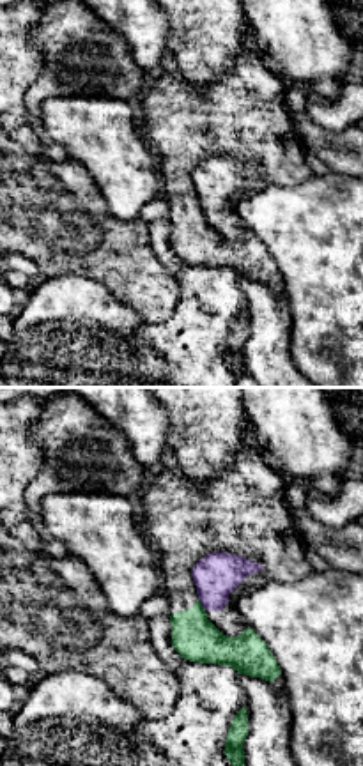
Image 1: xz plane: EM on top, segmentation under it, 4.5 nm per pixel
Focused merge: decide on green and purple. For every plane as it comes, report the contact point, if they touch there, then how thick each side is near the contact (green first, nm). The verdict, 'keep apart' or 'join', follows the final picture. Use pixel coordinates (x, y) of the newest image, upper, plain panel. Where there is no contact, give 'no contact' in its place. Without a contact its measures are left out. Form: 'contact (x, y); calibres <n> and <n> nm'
contact (200, 207); calibres 200 and 200 nm

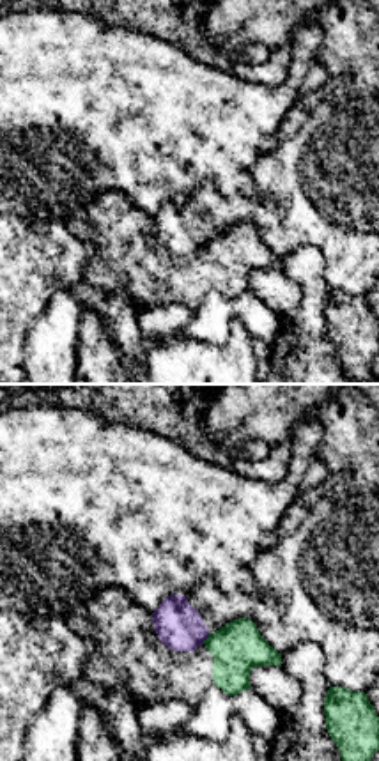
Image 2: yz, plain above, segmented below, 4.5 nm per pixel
contact (206, 243); calibres 240 and 220 nm

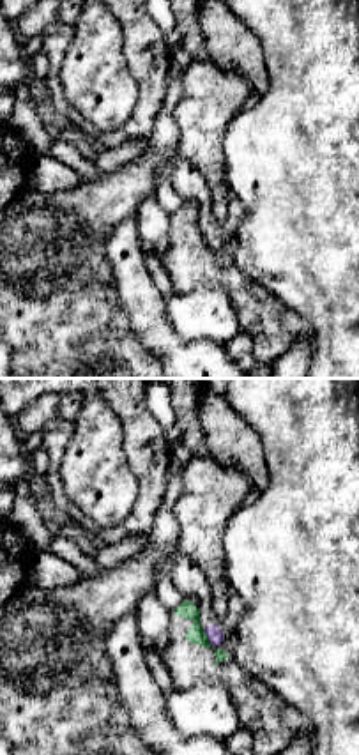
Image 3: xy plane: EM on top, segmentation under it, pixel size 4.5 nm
contact (206, 241); calibres 80 and 70 nm

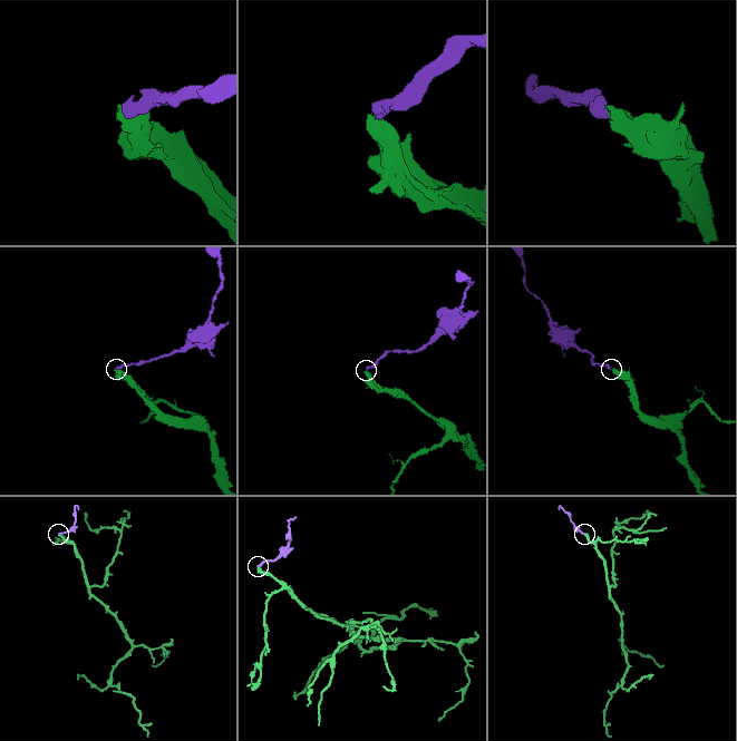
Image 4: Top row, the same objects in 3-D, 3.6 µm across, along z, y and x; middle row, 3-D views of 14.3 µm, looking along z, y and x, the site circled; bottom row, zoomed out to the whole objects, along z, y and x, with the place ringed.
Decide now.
keep apart

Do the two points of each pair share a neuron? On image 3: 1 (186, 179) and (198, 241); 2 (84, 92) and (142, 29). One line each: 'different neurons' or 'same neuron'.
1: different neurons
2: different neurons

